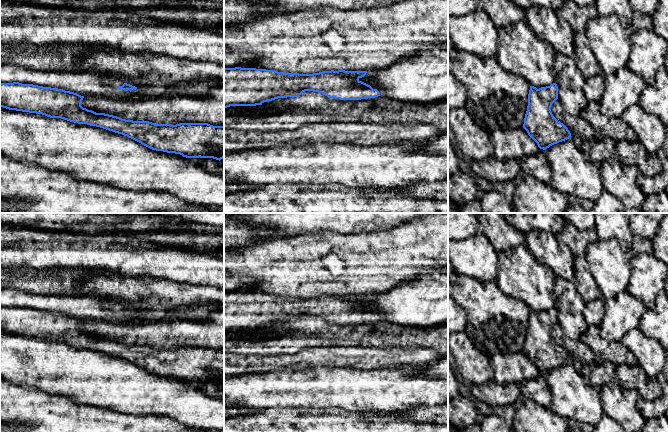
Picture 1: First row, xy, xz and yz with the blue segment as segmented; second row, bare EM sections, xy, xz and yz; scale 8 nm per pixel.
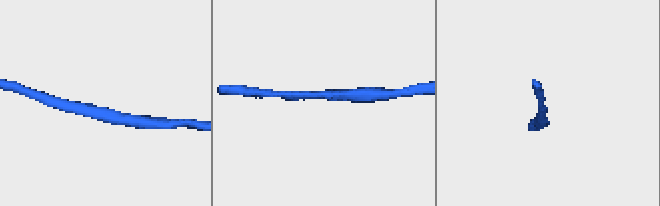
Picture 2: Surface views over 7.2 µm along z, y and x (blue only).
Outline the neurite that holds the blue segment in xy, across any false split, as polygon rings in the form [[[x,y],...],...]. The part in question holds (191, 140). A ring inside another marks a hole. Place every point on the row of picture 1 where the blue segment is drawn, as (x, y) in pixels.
[[[19,82],[0,83],[0,107],[100,127],[156,151],[186,158],[224,158],[224,126],[208,123],[155,124],[96,113],[81,106],[84,96]]]

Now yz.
[[[556,83],[539,89],[530,86],[523,128],[543,150],[571,138],[568,128],[551,112],[552,104],[557,99],[558,86]]]

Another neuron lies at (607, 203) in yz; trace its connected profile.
[[[604,190],[592,209],[586,213],[624,213],[624,206],[618,198]]]

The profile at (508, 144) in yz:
[[[521,127],[508,130],[495,130],[491,133],[494,146],[494,157],[500,161],[520,160],[523,156],[536,155],[540,148],[537,143]]]

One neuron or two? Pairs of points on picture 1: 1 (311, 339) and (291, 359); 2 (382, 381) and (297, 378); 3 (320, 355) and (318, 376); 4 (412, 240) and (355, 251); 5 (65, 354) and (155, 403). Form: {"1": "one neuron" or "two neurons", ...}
{"1": "two neurons", "2": "one neuron", "3": "two neurons", "4": "one neuron", "5": "one neuron"}

